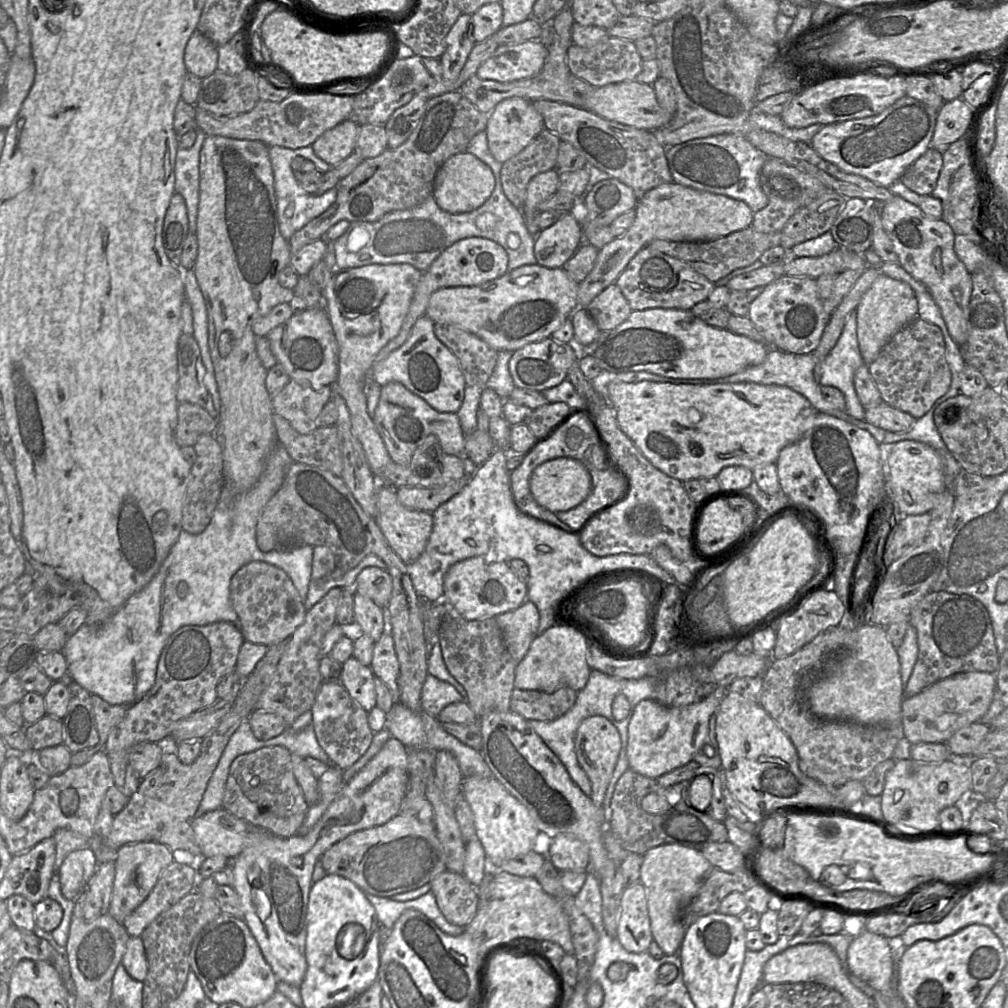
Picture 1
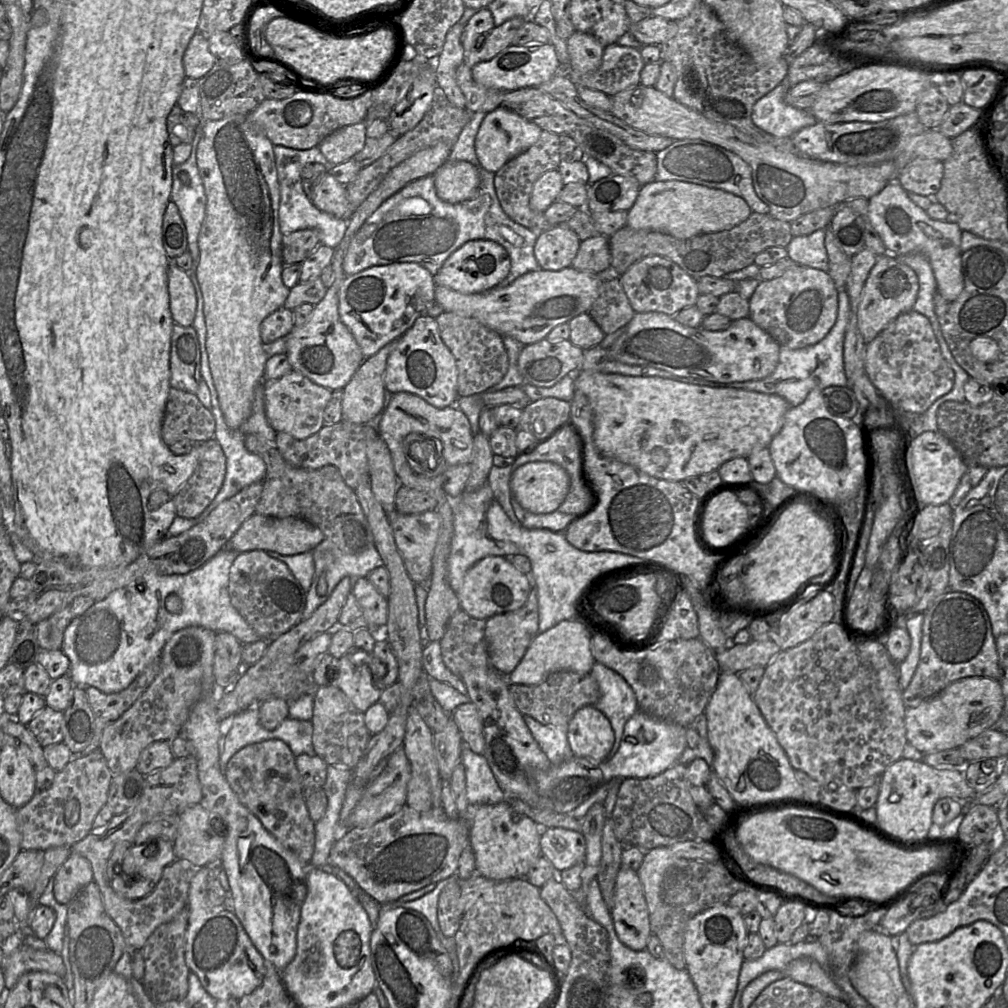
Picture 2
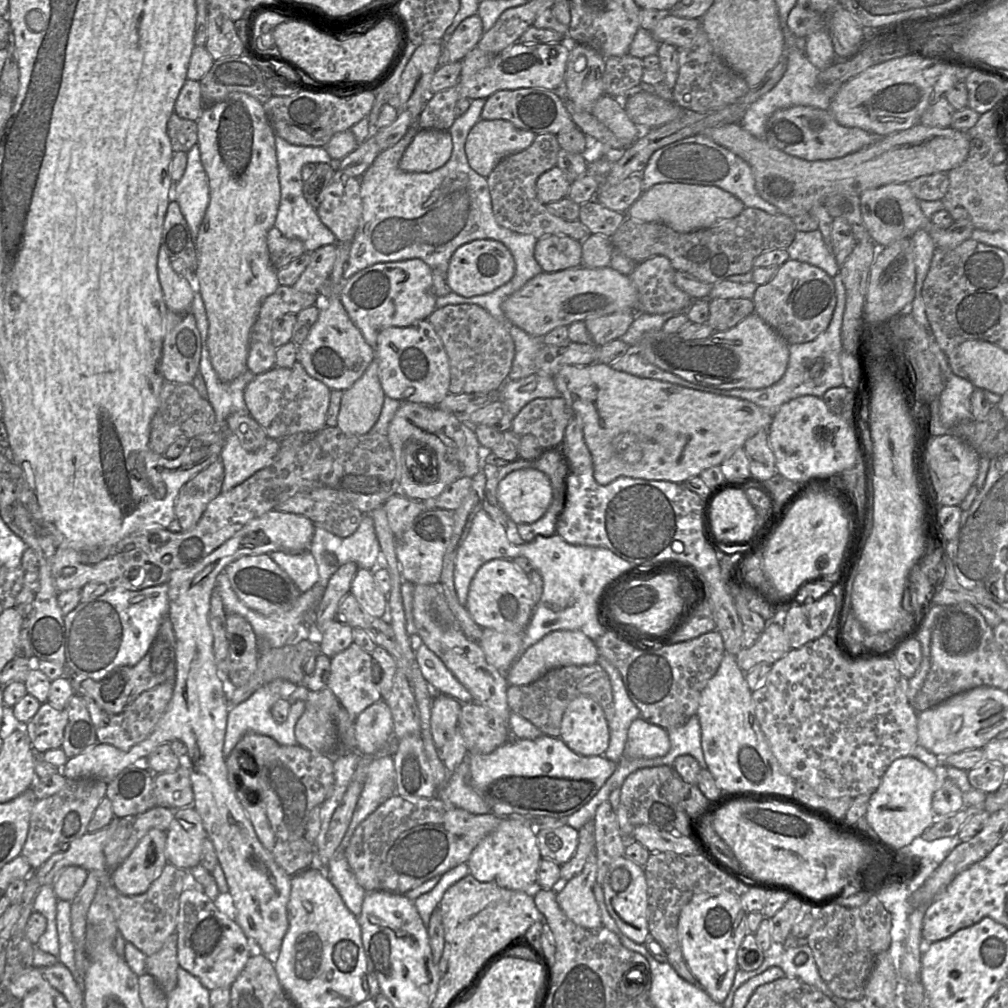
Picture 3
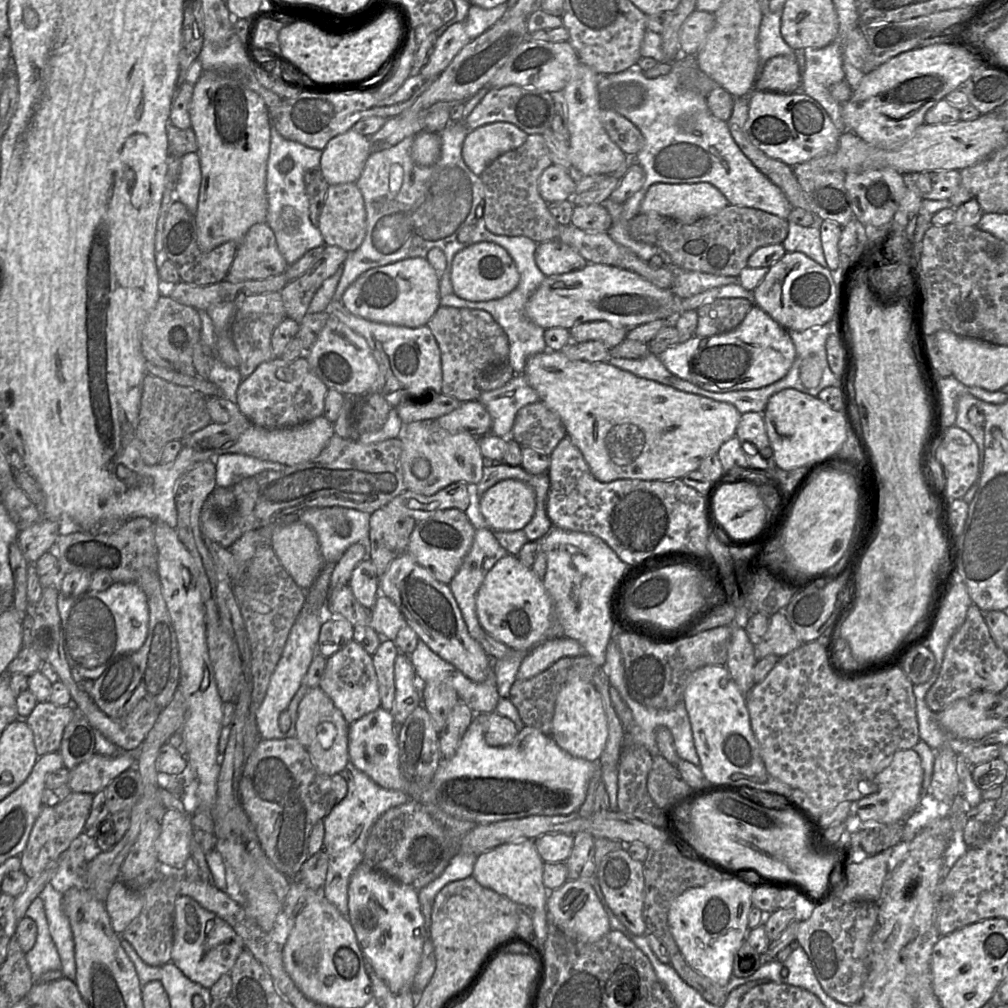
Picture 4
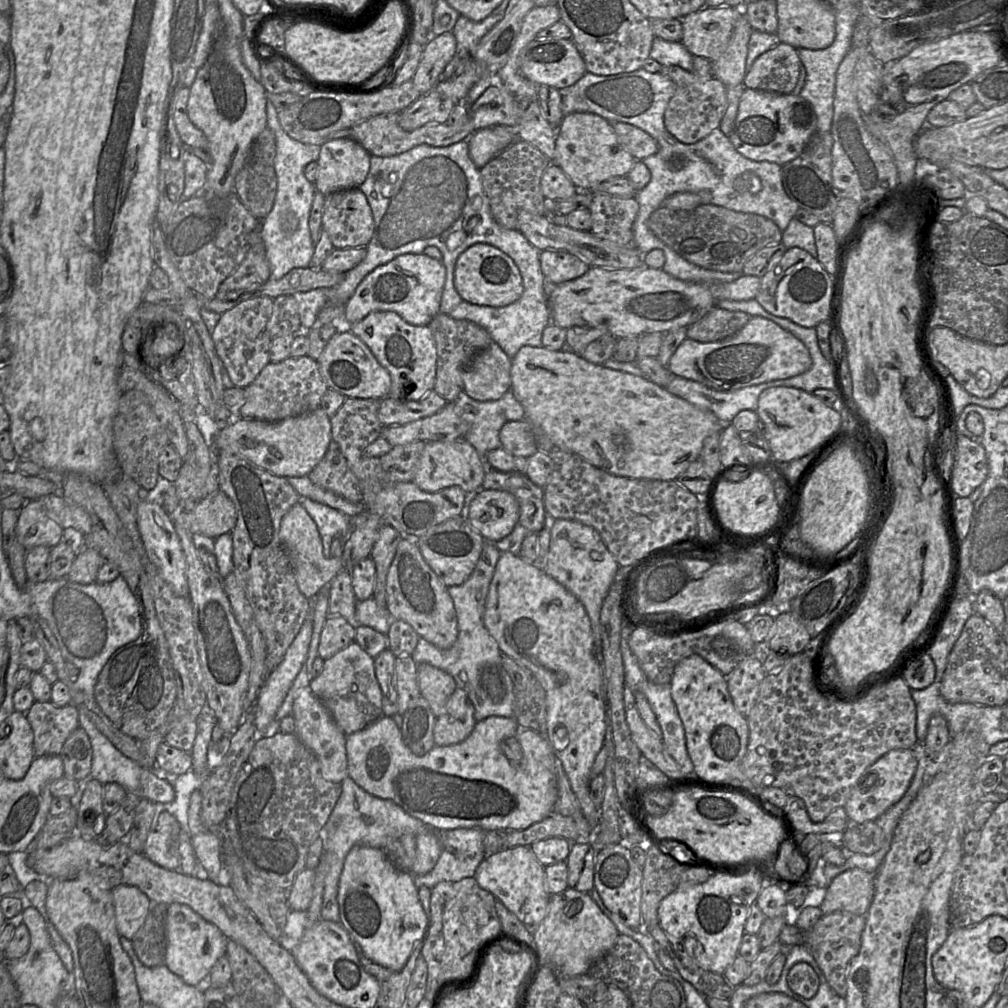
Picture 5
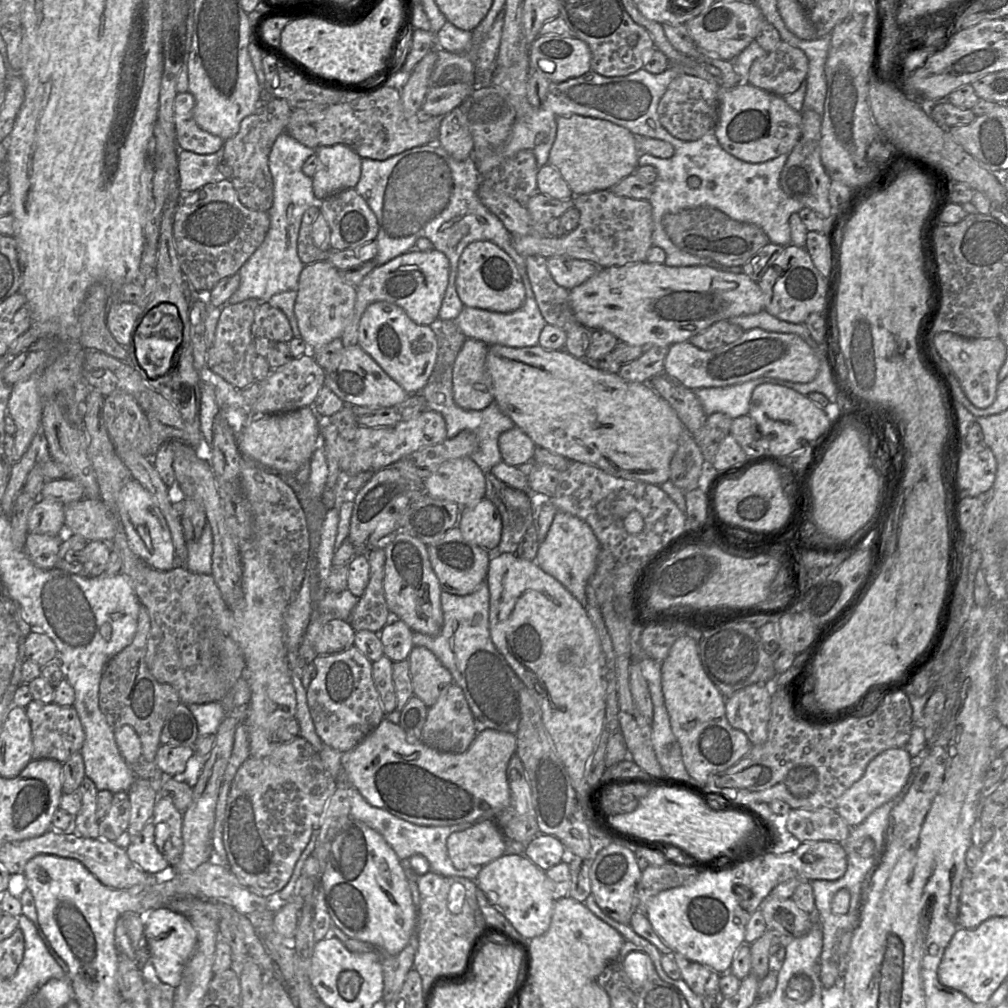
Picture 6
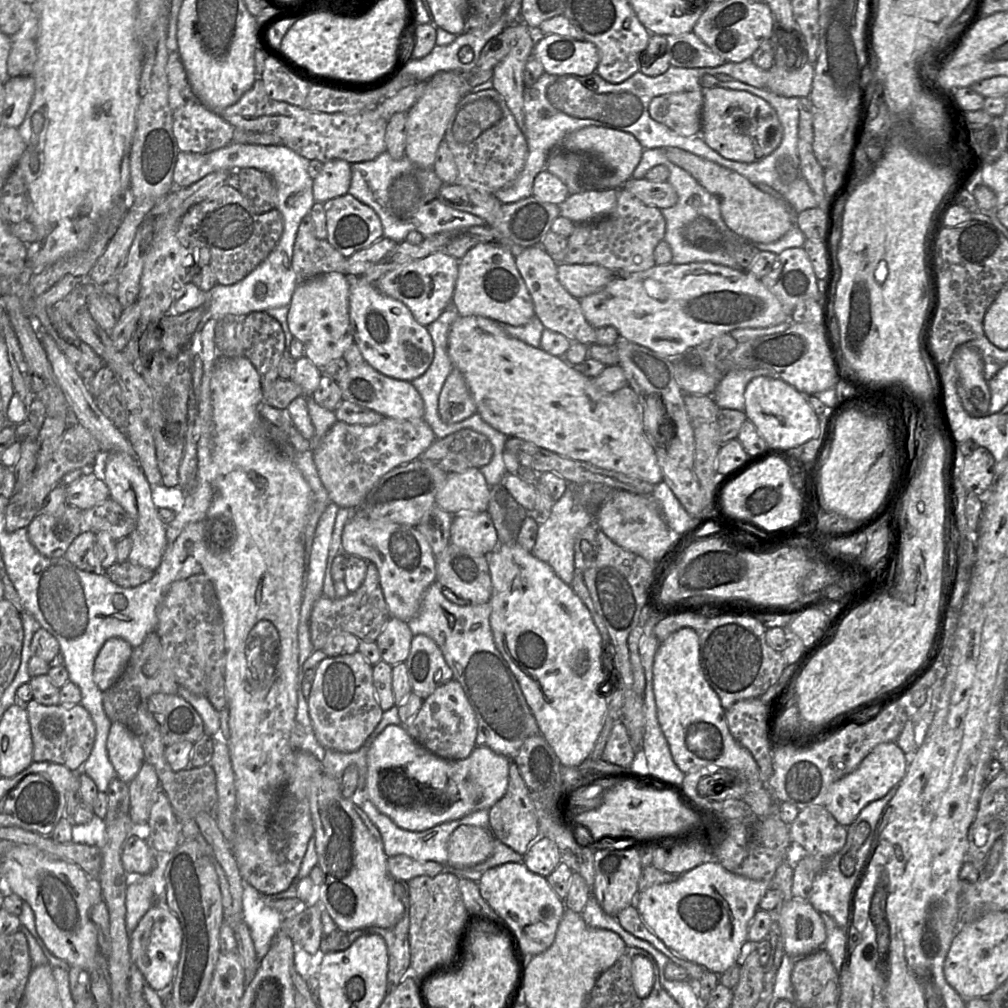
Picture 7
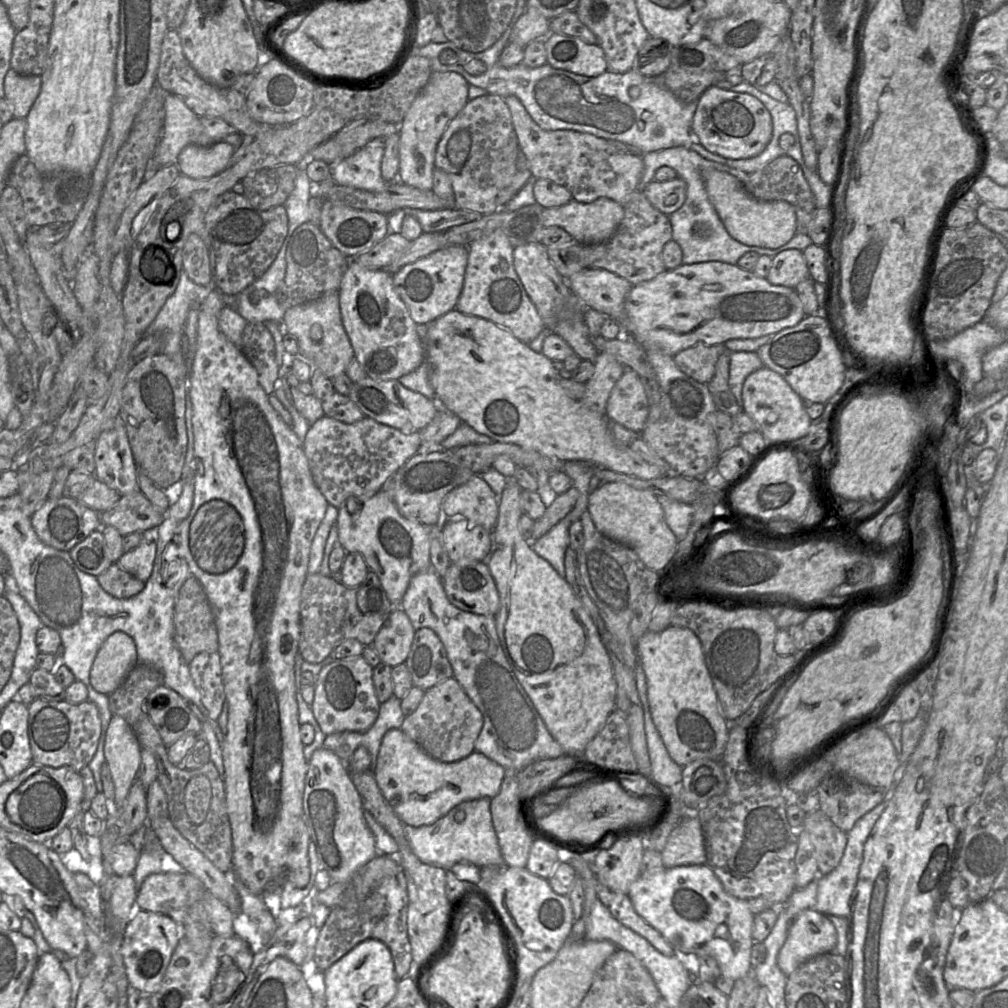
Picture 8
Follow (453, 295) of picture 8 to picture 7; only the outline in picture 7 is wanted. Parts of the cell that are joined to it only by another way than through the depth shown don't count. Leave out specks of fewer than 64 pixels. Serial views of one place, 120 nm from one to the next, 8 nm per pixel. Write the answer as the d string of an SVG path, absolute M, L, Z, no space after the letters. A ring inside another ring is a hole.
M434 253L389 271L374 285L381 293L402 302L410 310L414 319L426 327L452 303L458 266L459 260L452 256Z

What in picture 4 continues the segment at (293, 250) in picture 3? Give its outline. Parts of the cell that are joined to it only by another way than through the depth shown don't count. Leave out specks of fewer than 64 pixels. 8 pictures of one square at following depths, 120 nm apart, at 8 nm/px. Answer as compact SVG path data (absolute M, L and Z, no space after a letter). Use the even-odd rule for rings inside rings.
M266 223L253 225L238 245L234 261L224 280L241 282L280 275L288 268L273 230Z

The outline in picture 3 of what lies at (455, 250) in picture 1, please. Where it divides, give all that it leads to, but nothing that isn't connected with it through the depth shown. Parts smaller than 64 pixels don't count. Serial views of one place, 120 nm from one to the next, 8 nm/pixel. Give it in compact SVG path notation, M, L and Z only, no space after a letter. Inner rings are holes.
M478 239L460 246L454 252L446 279L451 291L468 298L494 291L510 281L514 273L515 261L504 244L492 239ZM375 357L363 375L343 391L337 427L349 435L367 434L379 418L385 397Z

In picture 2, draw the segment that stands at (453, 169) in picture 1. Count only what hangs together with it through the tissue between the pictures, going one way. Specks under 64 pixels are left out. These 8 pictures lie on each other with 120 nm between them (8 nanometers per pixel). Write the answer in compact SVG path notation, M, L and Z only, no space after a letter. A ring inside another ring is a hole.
M447 160L433 174L438 197L457 204L478 195L480 179L474 165L467 161Z

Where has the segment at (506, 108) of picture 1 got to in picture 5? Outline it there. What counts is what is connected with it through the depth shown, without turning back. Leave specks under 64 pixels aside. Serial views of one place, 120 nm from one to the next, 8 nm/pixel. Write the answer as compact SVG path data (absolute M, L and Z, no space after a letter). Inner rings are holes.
M496 125L482 128L468 138L469 156L478 169L484 167L517 140L514 129Z

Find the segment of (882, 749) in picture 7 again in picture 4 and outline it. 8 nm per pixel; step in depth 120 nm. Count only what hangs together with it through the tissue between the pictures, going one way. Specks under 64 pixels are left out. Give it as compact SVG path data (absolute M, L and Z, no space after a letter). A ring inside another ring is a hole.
M913 749L899 750L893 754L882 771L875 776L877 791L853 802L854 813L864 822L885 824L903 822L915 812L922 798L923 769L921 759Z

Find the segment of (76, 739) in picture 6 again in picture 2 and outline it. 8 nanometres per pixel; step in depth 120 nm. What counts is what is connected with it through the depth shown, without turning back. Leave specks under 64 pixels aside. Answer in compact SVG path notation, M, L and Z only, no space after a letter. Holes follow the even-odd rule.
M45 706L32 718L27 727L42 748L61 743L64 737L64 714Z

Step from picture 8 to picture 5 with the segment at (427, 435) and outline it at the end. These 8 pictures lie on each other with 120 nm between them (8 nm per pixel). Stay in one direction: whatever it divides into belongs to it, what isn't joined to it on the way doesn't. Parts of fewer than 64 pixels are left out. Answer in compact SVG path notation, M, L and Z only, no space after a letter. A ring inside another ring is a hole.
M492 342L472 358L462 380L463 391L472 399L498 400L511 390L511 358Z

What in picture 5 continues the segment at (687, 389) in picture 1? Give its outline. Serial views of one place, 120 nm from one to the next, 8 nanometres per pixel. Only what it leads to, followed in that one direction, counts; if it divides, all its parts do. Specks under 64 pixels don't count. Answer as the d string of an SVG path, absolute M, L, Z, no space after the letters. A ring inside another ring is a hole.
M522 346L511 359L511 391L524 408L525 420L535 427L540 427L552 440L556 449L577 454L592 466L604 470L609 474L632 479L676 480L687 470L693 461L698 459L704 440L716 431L722 431L724 425L710 411L701 409L671 394L666 388L653 383L644 376L612 370L602 364L594 364L587 361L580 354L567 348L557 351L544 346Z

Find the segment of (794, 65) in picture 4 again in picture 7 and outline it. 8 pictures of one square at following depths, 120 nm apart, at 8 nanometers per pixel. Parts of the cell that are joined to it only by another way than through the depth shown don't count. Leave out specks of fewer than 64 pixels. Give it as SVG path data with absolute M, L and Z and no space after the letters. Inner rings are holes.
M806 62L800 68L781 67L773 64L767 70L768 79L766 88L785 97L807 97L810 96L814 67Z

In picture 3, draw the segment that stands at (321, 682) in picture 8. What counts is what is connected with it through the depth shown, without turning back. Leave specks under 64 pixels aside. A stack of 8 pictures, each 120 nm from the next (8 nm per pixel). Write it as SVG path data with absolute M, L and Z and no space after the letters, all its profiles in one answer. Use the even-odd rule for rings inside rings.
M355 642L331 658L326 687L354 718L382 699L373 678L372 655Z

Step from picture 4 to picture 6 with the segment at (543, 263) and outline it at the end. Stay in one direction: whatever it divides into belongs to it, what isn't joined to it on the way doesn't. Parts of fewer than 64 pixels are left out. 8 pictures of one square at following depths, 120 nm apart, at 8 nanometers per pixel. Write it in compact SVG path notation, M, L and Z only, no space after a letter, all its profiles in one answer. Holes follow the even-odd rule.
M551 257L547 268L557 285L570 291L594 276L599 268L586 260Z

